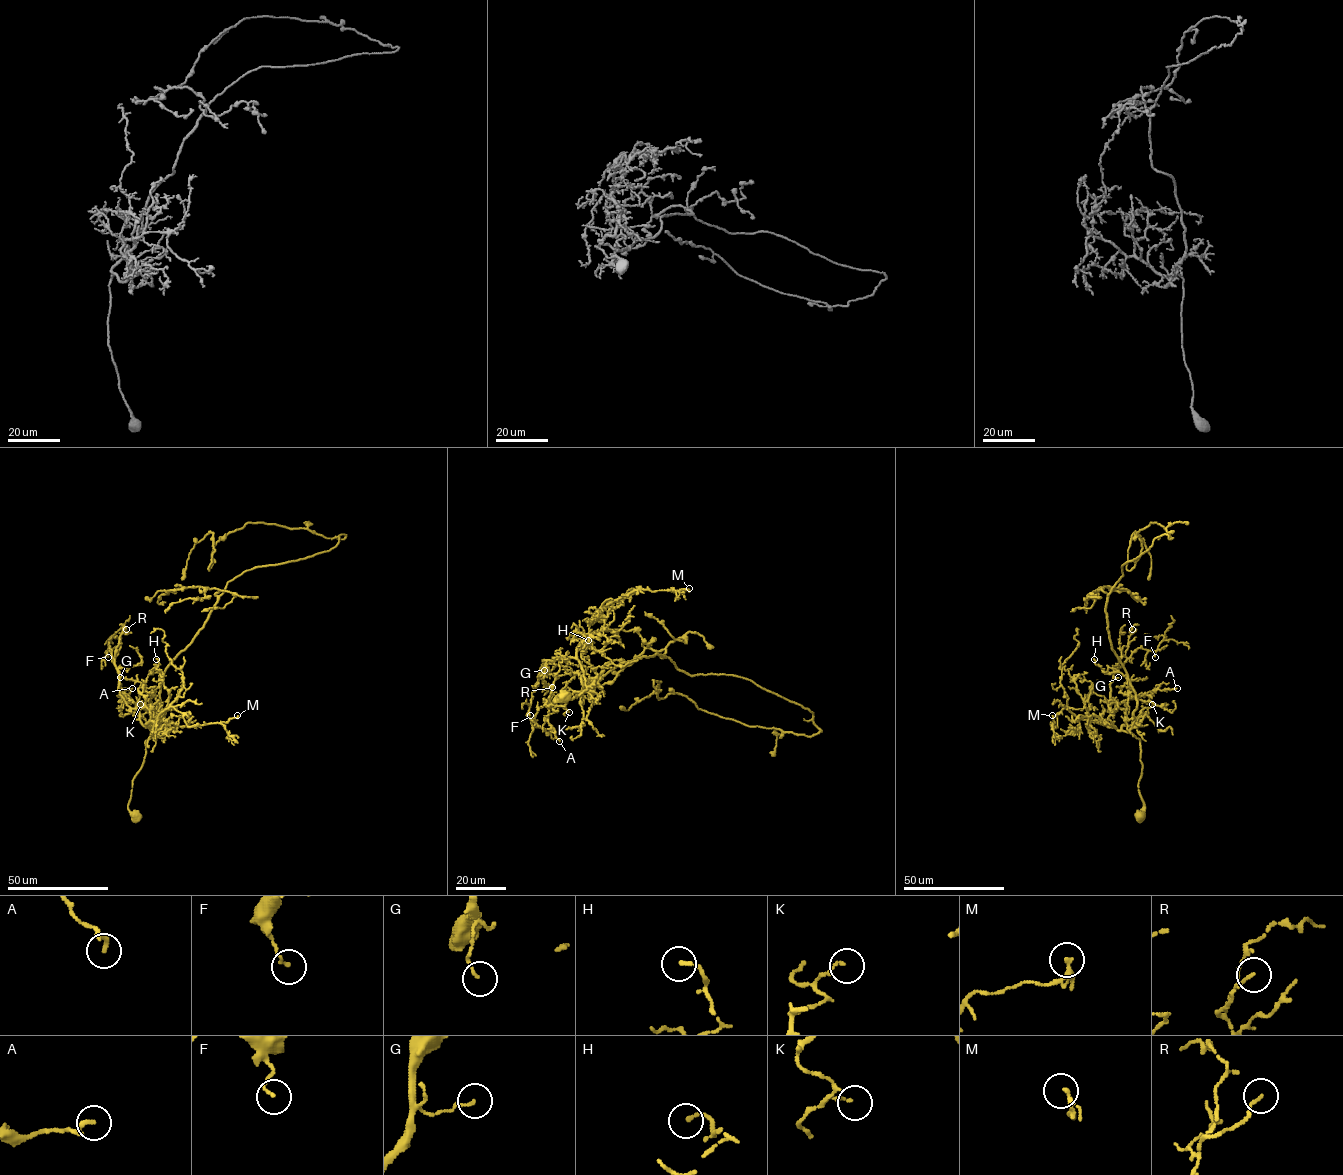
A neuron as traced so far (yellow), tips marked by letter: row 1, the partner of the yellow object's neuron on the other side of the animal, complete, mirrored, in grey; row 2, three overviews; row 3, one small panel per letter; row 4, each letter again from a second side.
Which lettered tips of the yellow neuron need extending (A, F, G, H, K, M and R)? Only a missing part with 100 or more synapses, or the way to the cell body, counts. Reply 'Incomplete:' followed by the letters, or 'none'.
Incomplete: none

